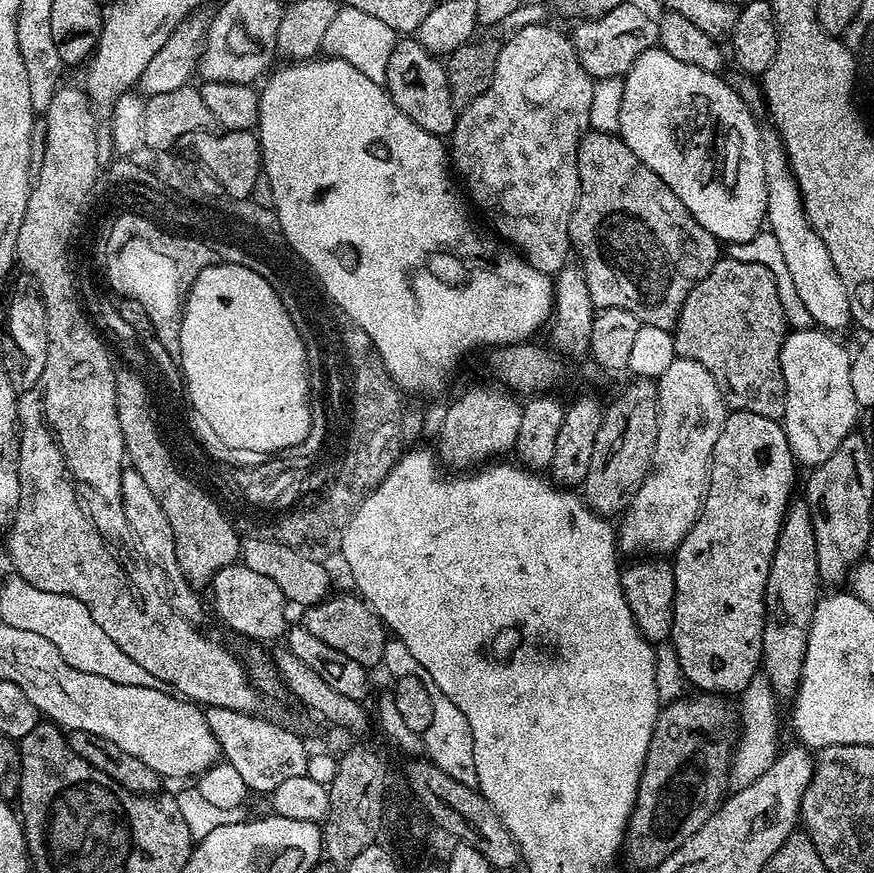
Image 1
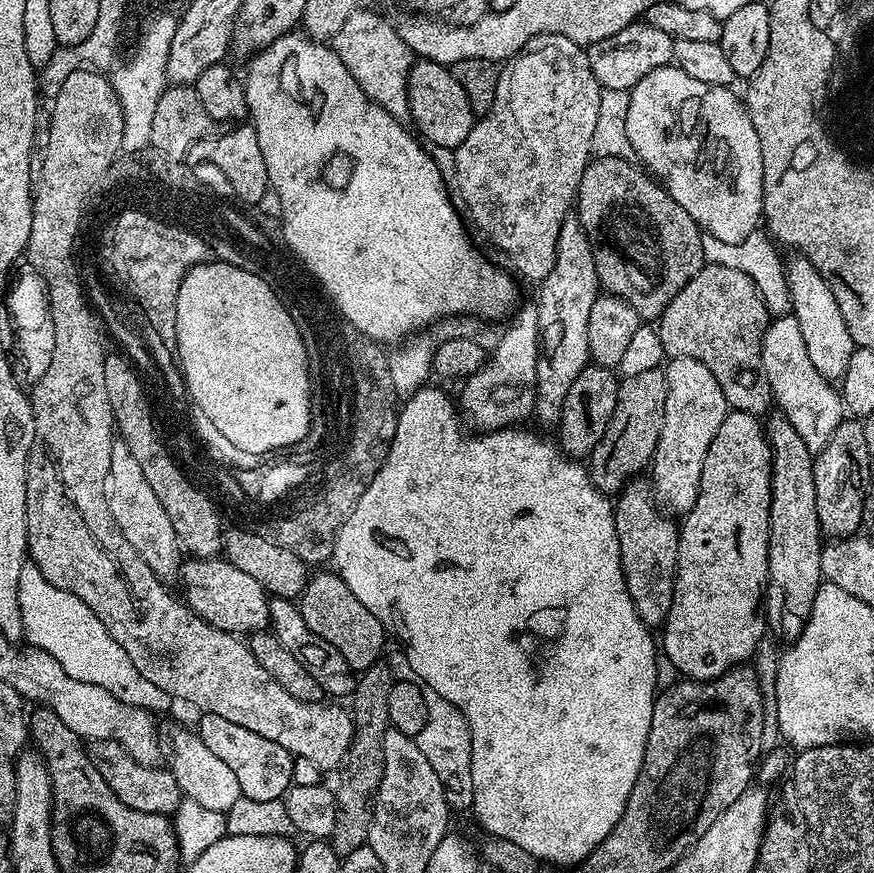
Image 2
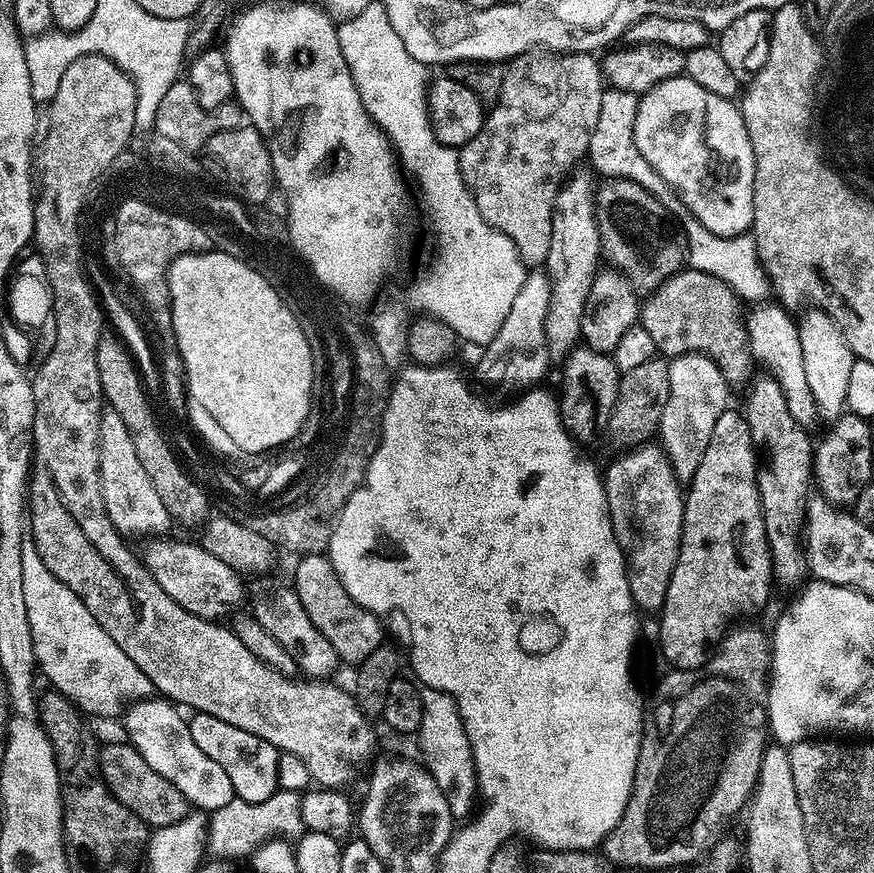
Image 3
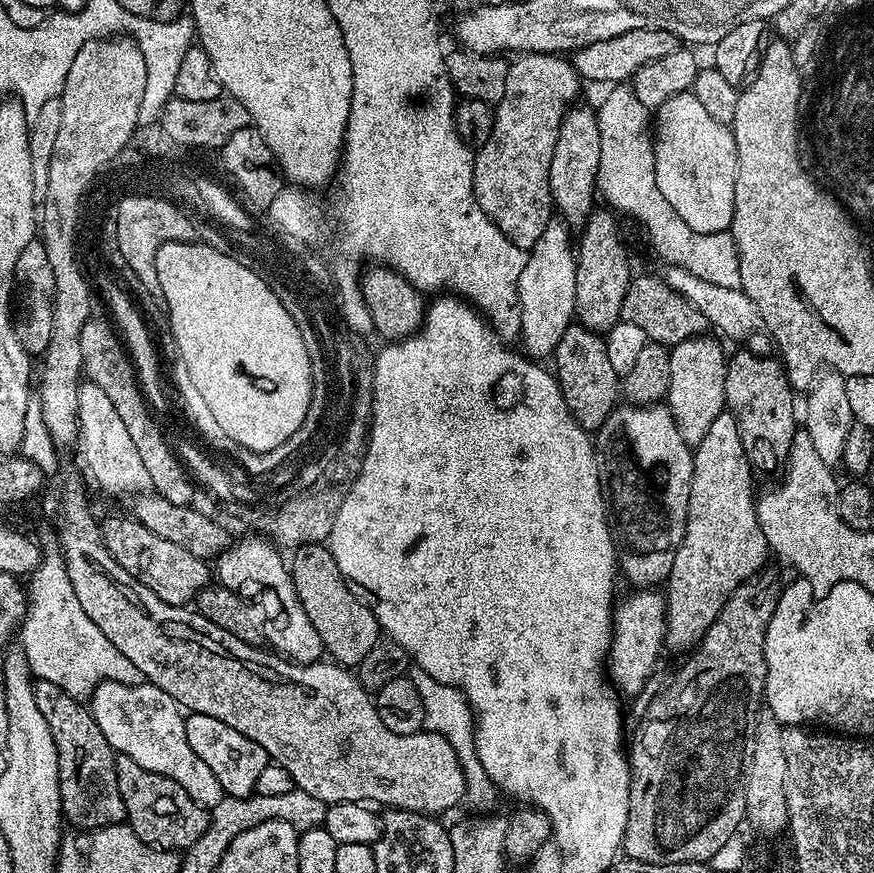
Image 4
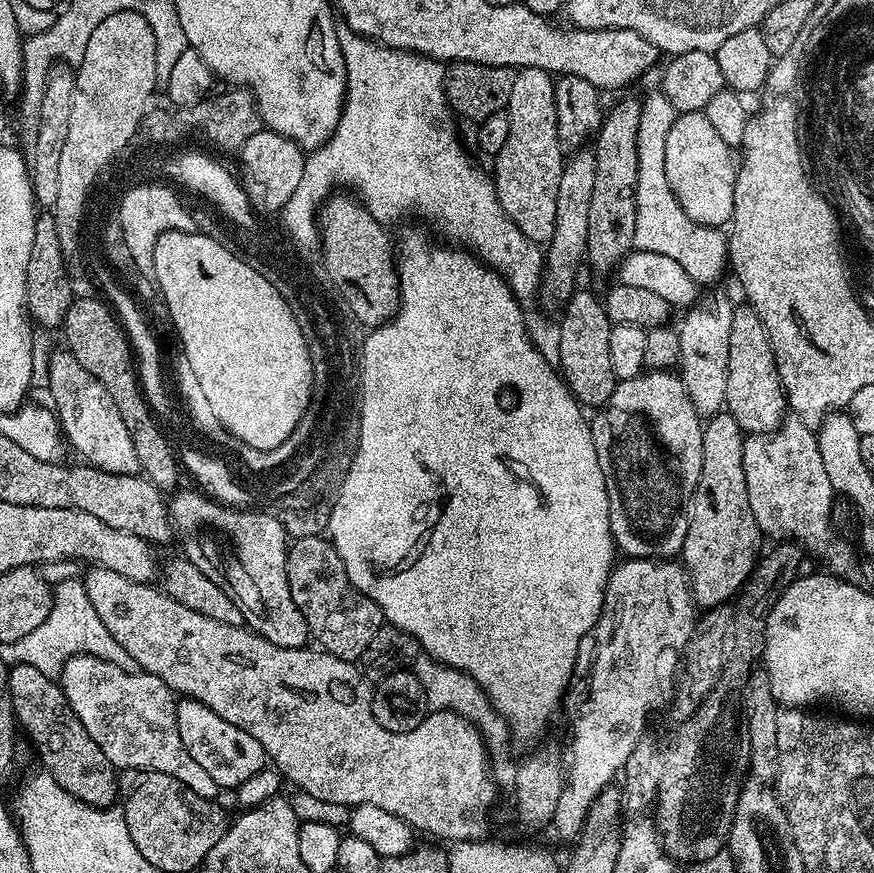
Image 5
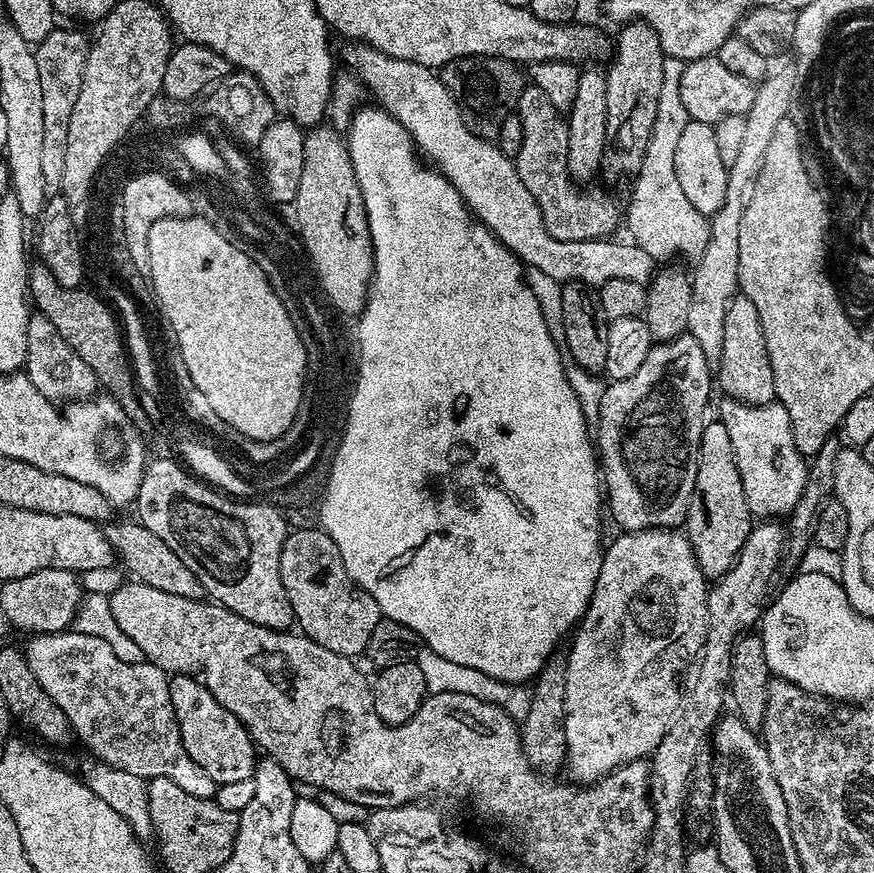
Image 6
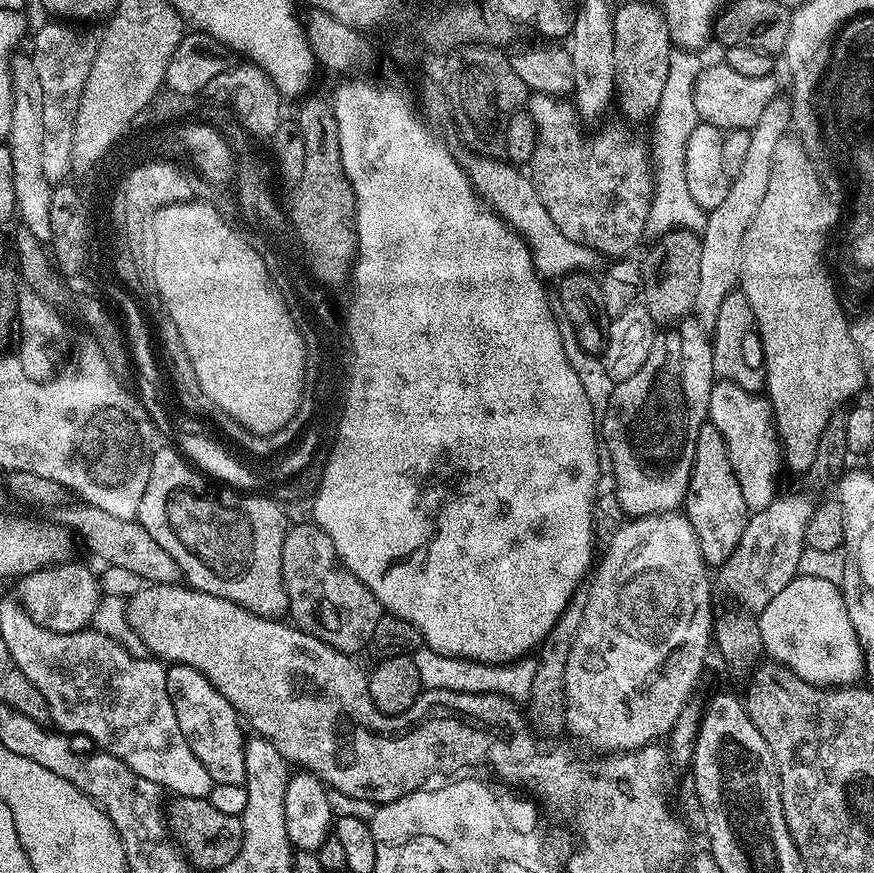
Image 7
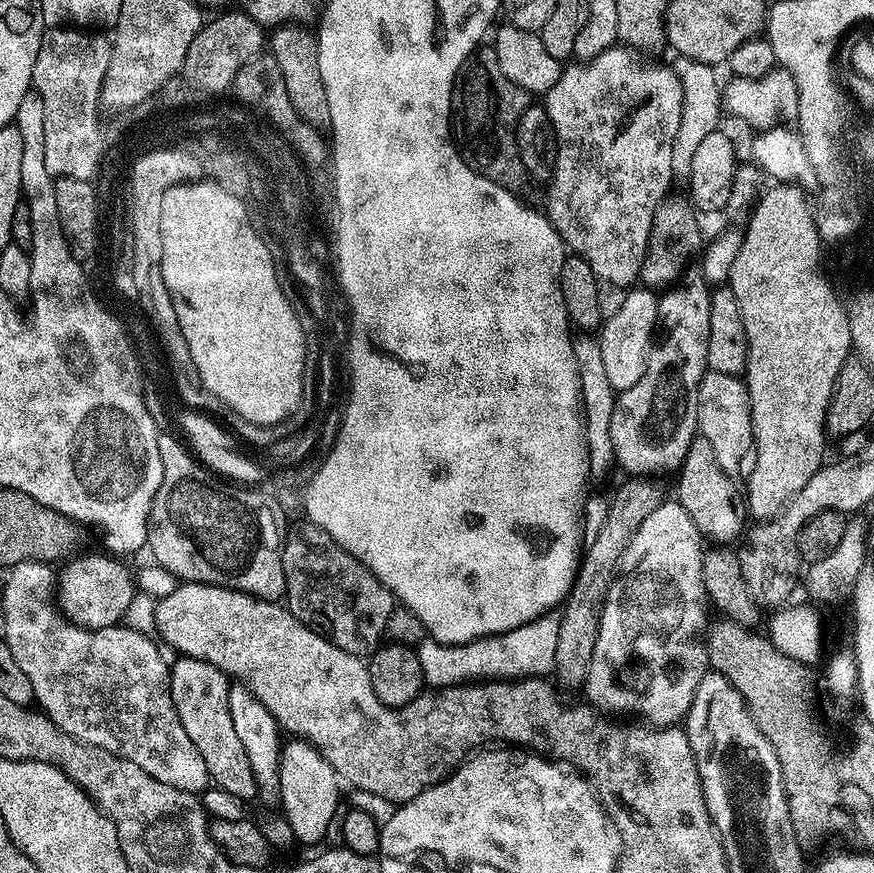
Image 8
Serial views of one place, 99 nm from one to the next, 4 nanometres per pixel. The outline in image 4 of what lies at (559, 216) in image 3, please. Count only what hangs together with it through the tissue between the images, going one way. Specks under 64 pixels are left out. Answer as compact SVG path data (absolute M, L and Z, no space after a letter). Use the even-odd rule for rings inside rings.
M573 107L560 124L554 146L554 158L550 158L550 179L548 180L555 211L572 226L583 225L594 211L594 205L597 203L595 200L598 200L596 186L598 166L600 165L598 118L595 107L580 107Z

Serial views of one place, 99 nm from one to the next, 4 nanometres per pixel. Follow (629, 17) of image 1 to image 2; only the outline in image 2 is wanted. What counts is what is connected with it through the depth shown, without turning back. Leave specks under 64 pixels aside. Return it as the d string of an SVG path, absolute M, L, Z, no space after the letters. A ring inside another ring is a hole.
M647 22L627 24L616 34L587 45L588 65L601 89L631 90L655 68L667 68L674 60L676 40Z

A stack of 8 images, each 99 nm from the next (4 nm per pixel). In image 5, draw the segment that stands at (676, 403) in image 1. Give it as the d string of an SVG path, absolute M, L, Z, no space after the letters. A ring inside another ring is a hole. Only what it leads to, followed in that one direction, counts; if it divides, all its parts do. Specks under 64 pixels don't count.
M716 296L709 304L703 302L689 307L683 314L684 321L678 324L678 350L680 363L678 375L690 394L701 417L715 416L724 408L726 394L726 366L730 362L730 318L733 301L724 296Z

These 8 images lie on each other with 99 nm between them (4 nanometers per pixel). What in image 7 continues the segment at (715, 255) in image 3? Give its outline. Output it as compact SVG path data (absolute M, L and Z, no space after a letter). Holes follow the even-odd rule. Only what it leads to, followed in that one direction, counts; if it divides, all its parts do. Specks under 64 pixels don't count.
M673 47L670 54L670 70L662 85L662 99L654 113L656 119L656 148L654 144L654 177L652 182L652 206L648 215L647 231L653 237L673 228L685 228L697 234L704 231L708 217L705 209L694 202L686 187L686 142L701 123L698 110L694 108L694 88L702 67L695 51Z

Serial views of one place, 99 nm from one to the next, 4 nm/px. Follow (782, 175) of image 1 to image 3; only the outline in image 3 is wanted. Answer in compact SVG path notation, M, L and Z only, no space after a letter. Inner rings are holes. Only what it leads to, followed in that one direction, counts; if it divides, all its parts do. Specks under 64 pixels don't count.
M812 316L809 320L800 320L800 341L802 342L802 366L806 366L806 383L810 385L810 394L816 403L816 411L826 421L832 422L837 416L844 415L848 408L848 391L850 390L850 366L854 359L852 351L844 338L839 323L836 324L828 316Z

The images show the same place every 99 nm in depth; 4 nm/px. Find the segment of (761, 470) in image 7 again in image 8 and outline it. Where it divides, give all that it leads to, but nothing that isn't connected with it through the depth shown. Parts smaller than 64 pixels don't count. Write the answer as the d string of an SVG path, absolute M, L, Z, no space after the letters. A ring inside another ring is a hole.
M712 369L704 373L704 378L699 386L699 422L697 429L710 442L710 446L714 449L714 456L722 470L726 470L726 474L730 477L739 477L740 467L743 464L745 467L746 461L754 452L752 442L752 401L748 398L747 383L741 377L721 374Z

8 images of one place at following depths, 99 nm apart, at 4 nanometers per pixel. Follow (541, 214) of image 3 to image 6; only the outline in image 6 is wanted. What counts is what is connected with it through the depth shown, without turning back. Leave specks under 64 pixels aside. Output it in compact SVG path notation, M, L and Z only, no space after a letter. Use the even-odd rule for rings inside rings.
M525 86L518 98L514 109L515 115L522 122L522 146L514 157L515 166L522 182L530 190L534 200L541 208L542 218L545 220L545 230L562 242L574 242L575 240L602 240L611 237L616 227L622 224L622 208L616 205L616 200L608 192L600 188L588 188L585 192L579 192L577 185L568 174L566 162L566 150L568 149L568 126L565 117L542 94L542 90L535 86Z

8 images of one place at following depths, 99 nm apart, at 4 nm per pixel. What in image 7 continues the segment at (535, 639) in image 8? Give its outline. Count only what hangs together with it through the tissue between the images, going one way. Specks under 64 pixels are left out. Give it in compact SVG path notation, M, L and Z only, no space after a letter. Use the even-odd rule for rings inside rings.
M427 646L416 651L411 658L414 666L418 666L418 678L425 689L454 690L466 694L498 694L517 702L527 701L532 695L536 674L536 661L532 658L491 664L482 660L438 654Z

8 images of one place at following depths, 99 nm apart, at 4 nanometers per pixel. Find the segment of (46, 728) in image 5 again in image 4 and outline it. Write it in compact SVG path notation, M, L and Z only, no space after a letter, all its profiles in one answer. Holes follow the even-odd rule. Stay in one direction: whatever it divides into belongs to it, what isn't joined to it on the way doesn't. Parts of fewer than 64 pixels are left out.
M37 679L34 683L34 702L38 702L38 710L46 718L46 726L50 726L50 734L54 734L54 746L58 750L58 778L60 779L60 811L63 819L77 824L80 830L104 828L107 824L122 824L127 821L126 802L122 802L122 794L118 794L118 774L116 773L117 753L112 751L110 742L98 730L98 724L92 717L92 709L77 697L66 694L62 686L54 686L54 682Z

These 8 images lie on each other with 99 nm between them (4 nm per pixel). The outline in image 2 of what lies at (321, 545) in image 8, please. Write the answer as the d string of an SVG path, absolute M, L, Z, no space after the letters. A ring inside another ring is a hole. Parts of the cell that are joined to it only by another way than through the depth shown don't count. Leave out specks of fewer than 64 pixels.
M316 570L309 575L308 585L298 597L302 618L306 621L306 626L310 626L310 630L318 634L318 638L326 638L326 642L330 642L330 646L334 646L334 650L338 650L338 654L346 658L353 672L364 672L381 659L380 651L384 648L384 636L386 637L384 623L374 618L374 614L370 614L370 610L366 610L366 606L362 606L358 598L354 598L354 590L346 586L339 572L320 571L324 570Z

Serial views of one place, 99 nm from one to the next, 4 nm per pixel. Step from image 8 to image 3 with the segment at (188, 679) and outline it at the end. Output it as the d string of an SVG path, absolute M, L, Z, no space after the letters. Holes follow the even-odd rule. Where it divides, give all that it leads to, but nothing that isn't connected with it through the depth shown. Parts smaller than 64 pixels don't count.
M197 712L187 721L190 738L206 758L214 758L222 770L226 770L230 778L230 786L234 786L234 797L246 802L266 802L278 791L278 758L280 749L275 748L266 738L258 738L254 734L246 734L246 730L238 730L238 726L230 726L230 722L222 722L222 718L214 718L214 714Z

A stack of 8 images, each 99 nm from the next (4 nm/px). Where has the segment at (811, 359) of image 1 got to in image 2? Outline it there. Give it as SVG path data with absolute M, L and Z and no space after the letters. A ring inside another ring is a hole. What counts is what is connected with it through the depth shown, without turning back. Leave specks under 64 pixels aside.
M775 317L764 331L764 349L762 350L763 366L766 378L772 387L772 399L790 426L798 430L802 442L813 454L820 452L830 442L834 430L846 418L846 409L839 391L836 392L827 378L810 362L810 350L802 338L802 330L796 317Z

